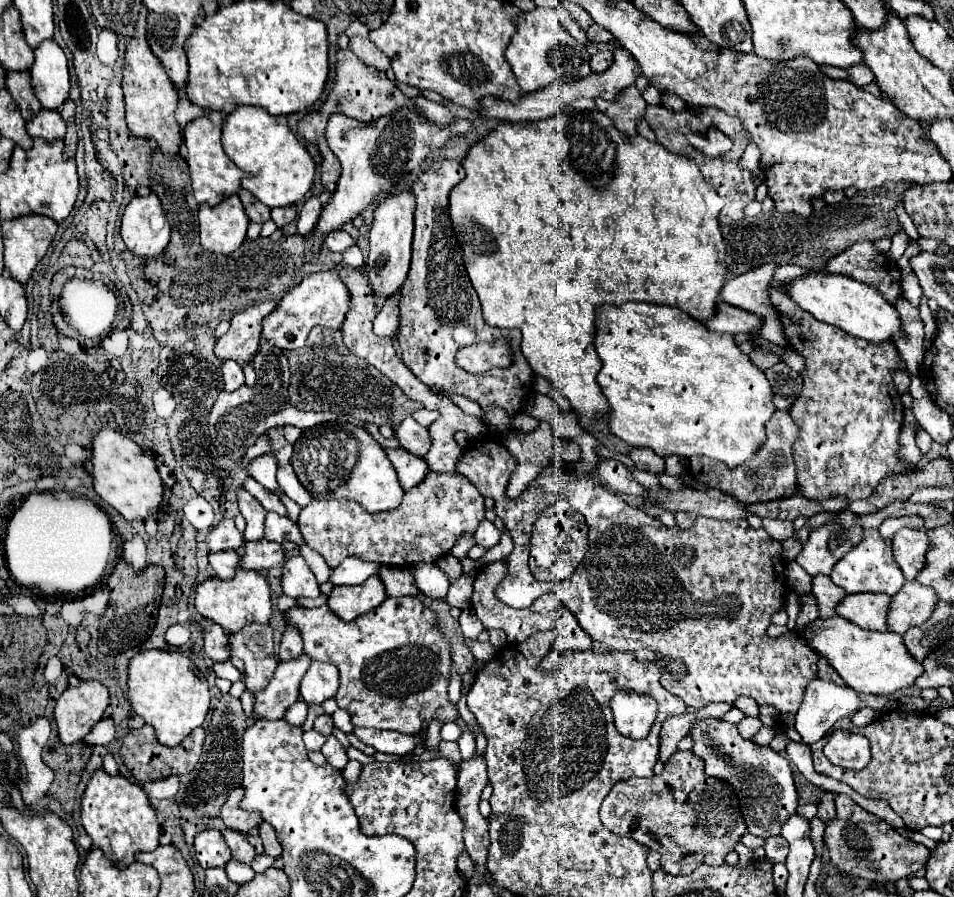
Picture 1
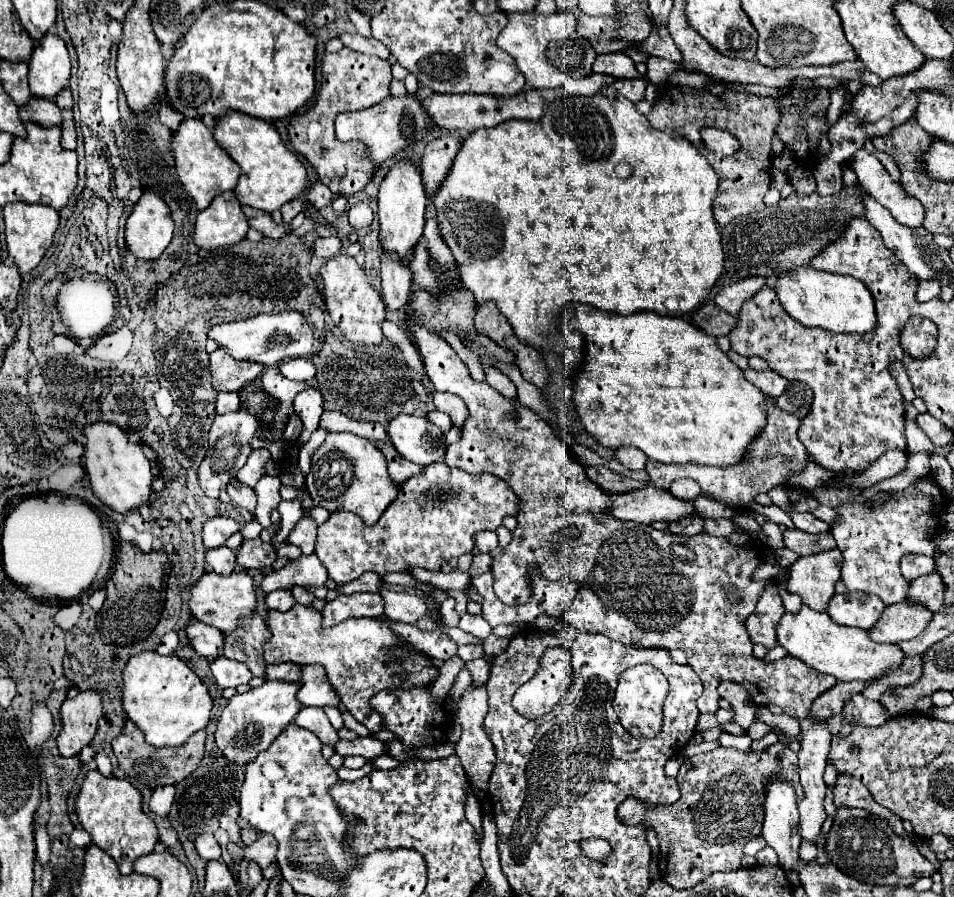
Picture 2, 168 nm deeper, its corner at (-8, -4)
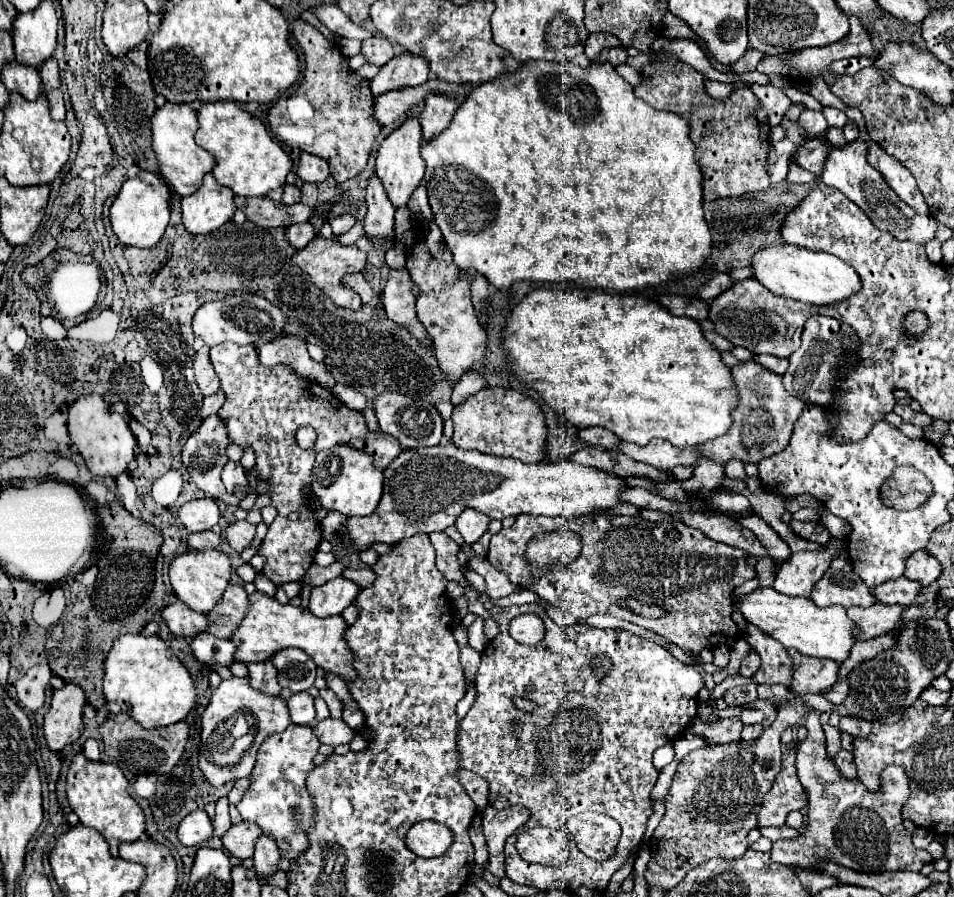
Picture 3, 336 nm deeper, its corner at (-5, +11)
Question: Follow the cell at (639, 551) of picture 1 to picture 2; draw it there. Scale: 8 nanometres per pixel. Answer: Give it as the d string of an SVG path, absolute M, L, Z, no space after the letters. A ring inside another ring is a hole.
M414 326L414 340L416 346L424 358L426 374L436 386L436 390L458 394L466 406L468 406L468 420L462 426L462 440L456 444L450 444L444 456L444 462L448 466L456 466L460 470L466 470L470 474L488 472L500 480L504 480L516 496L520 496L520 510L516 514L518 526L512 532L512 542L506 546L506 552L498 558L494 558L492 574L494 574L494 592L496 596L508 604L528 604L532 590L530 590L530 569L537 569L545 578L556 581L567 566L571 566L574 578L578 580L578 594L570 604L570 610L566 614L566 620L578 628L586 630L590 634L602 634L610 640L616 640L626 646L638 646L638 648L668 648L668 650L682 650L688 656L688 664L694 668L694 672L704 682L704 692L698 698L698 710L700 712L716 712L718 710L718 684L722 680L738 682L746 694L748 700L756 706L780 706L784 714L794 716L798 720L806 718L810 714L812 702L832 688L836 684L834 676L816 672L802 660L796 660L794 656L786 654L782 660L766 662L752 654L752 640L746 632L746 618L754 612L760 596L764 594L764 588L770 584L770 580L754 580L752 574L758 566L762 566L766 560L764 556L752 548L752 546L736 546L728 538L716 538L706 532L700 532L696 536L684 536L684 534L672 534L672 532L660 532L648 524L620 520L608 514L608 504L612 504L612 496L604 492L600 486L596 486L584 472L584 466L570 456L569 448L562 444L552 428L534 412L522 408L516 402L506 400L500 392L492 390L488 382L476 382L460 356L454 352L454 348L442 340L430 334L428 330ZM518 408L518 420L510 420L508 412ZM574 524L580 530L580 536L576 540L576 549L572 548L568 554L554 554L556 544L560 542L564 526Z

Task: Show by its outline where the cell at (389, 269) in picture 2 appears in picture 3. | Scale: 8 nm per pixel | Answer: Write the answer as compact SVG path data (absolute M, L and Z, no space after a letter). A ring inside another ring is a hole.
M371 175L367 181L367 215L365 215L365 233L381 237L383 245L393 247L395 231L393 231L393 215L395 207L389 201L385 187L377 175Z

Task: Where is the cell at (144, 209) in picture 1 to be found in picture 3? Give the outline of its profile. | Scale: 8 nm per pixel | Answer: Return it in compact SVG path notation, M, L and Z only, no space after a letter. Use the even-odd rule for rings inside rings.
M139 171L135 179L127 179L115 197L109 219L111 219L111 229L117 235L117 239L123 245L139 247L139 249L149 249L157 245L157 241L163 237L165 227L169 223L169 207L171 207L171 193L165 181L157 177L151 171Z

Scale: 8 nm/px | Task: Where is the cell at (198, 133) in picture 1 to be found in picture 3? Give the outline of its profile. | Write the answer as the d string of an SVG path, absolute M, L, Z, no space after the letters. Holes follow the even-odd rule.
M165 103L151 117L151 139L153 139L153 151L159 161L159 173L181 197L195 193L201 187L203 175L213 169L213 159L209 157L209 153L201 151L201 147L193 141L195 131L197 131L197 113L187 103L183 105Z

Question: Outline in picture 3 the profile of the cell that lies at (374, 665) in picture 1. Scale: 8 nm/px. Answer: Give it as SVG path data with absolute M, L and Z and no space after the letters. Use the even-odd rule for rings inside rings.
M255 591L249 595L249 609L243 621L239 623L237 631L229 637L235 645L235 661L241 663L259 663L271 659L273 653L287 649L287 647L297 647L305 651L319 667L325 671L337 673L345 681L345 643L341 641L341 633L347 629L345 621L341 615L333 617L313 617L313 613L293 607L293 605L281 605L277 599Z

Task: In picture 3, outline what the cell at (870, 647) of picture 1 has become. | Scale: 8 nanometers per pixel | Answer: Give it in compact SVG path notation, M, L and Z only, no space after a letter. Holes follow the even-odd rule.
M761 587L761 589L755 589L739 599L733 601L733 609L735 609L735 603L741 611L741 615L755 627L759 627L765 635L773 637L775 641L779 641L785 649L797 649L799 653L803 655L811 655L811 657L821 657L821 659L833 659L837 663L843 663L847 657L849 657L849 651L853 647L853 625L849 625L849 619L845 617L845 609L843 607L817 607L813 605L813 601L805 599L805 597L785 597L781 593L777 593L775 589L771 587Z

